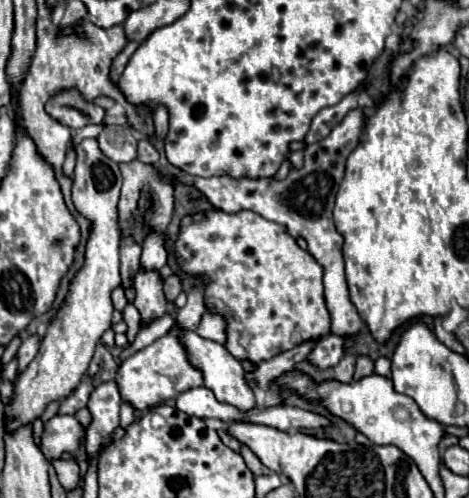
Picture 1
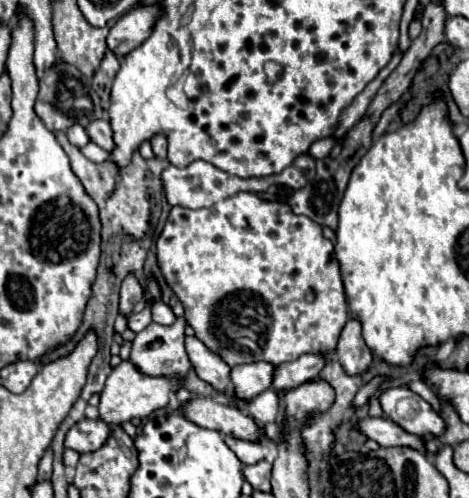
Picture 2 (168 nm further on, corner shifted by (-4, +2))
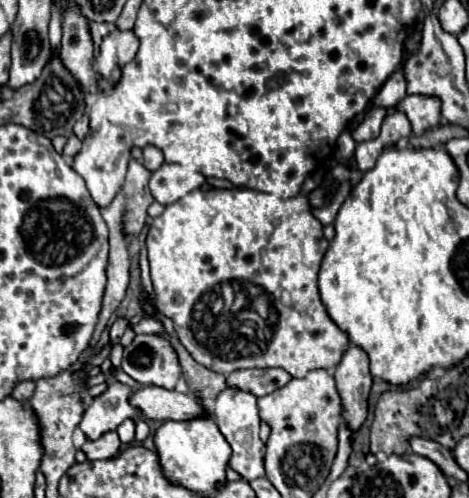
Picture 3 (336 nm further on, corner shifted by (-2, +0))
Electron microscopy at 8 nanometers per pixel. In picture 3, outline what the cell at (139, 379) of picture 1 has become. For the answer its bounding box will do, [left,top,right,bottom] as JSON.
[78,380,138,440]

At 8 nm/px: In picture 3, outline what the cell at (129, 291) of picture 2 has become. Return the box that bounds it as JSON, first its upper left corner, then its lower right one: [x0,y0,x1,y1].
[110,318,128,346]

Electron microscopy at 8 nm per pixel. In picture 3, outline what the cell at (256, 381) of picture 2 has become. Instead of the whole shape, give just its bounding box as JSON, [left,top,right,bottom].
[214,390,266,480]

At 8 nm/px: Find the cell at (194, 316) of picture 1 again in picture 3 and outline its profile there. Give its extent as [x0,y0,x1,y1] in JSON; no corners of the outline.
[122,334,182,390]

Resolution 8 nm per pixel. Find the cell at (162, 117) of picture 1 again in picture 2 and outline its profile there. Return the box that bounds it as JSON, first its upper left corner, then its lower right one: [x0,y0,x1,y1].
[150,134,166,160]

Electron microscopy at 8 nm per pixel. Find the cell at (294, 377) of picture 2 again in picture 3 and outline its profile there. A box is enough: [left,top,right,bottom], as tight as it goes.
[226,370,292,396]

